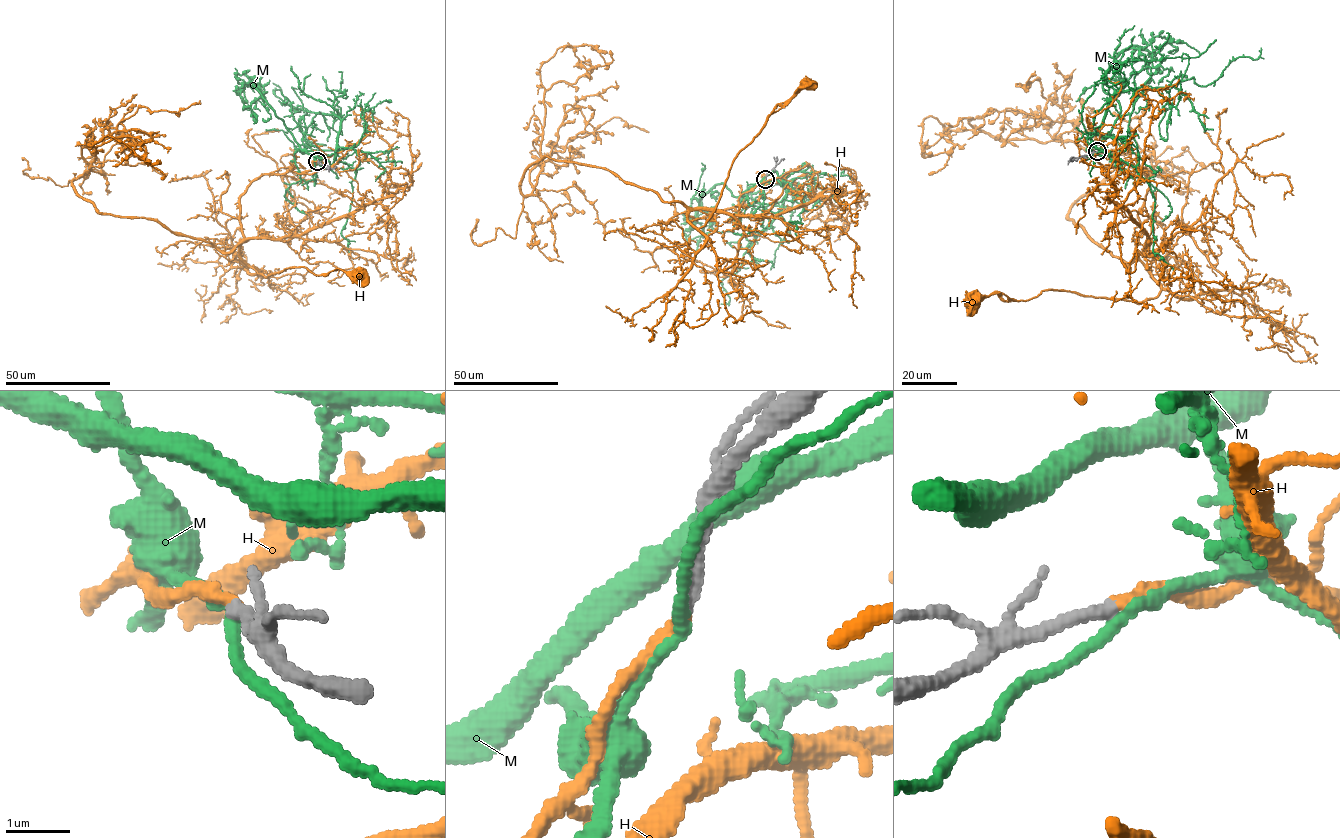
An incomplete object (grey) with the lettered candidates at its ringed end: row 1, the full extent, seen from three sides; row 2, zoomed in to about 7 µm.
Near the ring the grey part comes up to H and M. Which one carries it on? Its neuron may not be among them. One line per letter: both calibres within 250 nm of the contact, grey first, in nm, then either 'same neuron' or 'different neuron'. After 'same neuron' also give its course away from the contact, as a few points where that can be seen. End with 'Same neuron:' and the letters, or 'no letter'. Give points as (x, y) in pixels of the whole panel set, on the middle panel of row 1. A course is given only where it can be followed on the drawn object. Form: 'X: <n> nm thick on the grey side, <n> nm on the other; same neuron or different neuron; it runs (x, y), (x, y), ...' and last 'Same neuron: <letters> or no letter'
H: 200 nm thick on the grey side, 200 nm on the other; same neuron; it runs (765, 179), (756, 200), (699, 219), (691, 208), (688, 220), (705, 223), (735, 156), (808, 84)
M: 200 nm thick on the grey side, 180 nm on the other; different neuron
Same neuron: H

